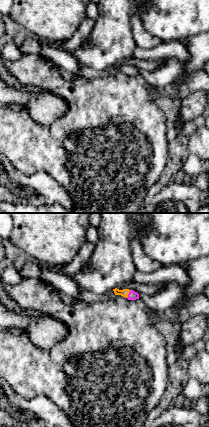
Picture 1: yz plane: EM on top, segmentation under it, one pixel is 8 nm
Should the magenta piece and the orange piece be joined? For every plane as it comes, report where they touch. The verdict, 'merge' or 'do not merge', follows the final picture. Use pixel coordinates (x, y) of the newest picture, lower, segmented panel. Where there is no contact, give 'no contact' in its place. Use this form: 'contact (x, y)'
contact (128, 294)

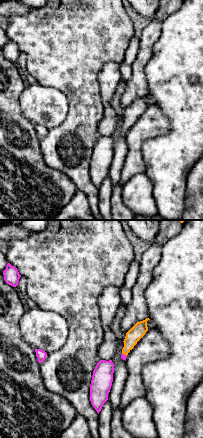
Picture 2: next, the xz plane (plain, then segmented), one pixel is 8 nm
contact (123, 354)

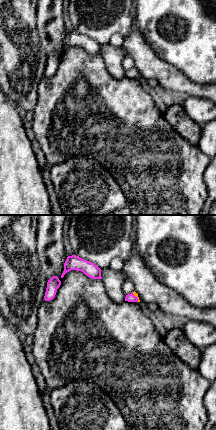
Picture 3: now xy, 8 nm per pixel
contact (136, 297)

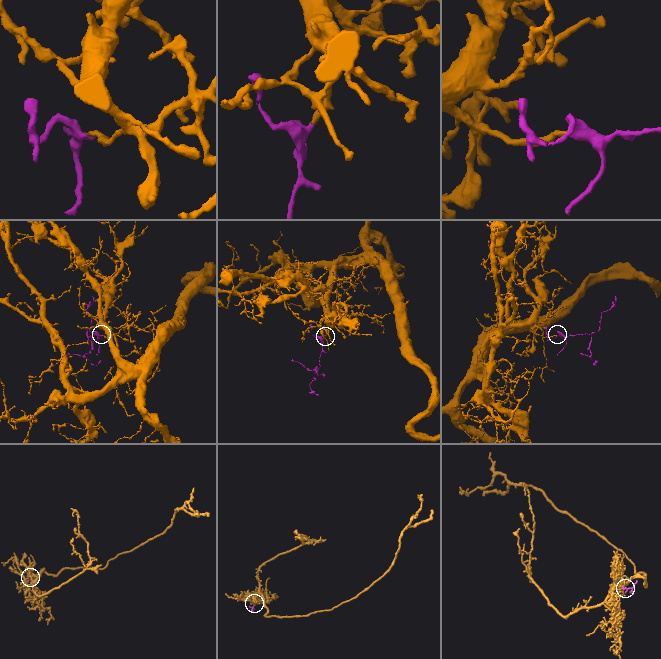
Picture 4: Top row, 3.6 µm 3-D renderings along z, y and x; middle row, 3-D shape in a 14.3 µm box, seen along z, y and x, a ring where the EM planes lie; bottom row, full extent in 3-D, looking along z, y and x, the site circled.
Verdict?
merge

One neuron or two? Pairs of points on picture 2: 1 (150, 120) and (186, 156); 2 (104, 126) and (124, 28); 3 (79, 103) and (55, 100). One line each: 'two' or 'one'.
1: two
2: two
3: two

